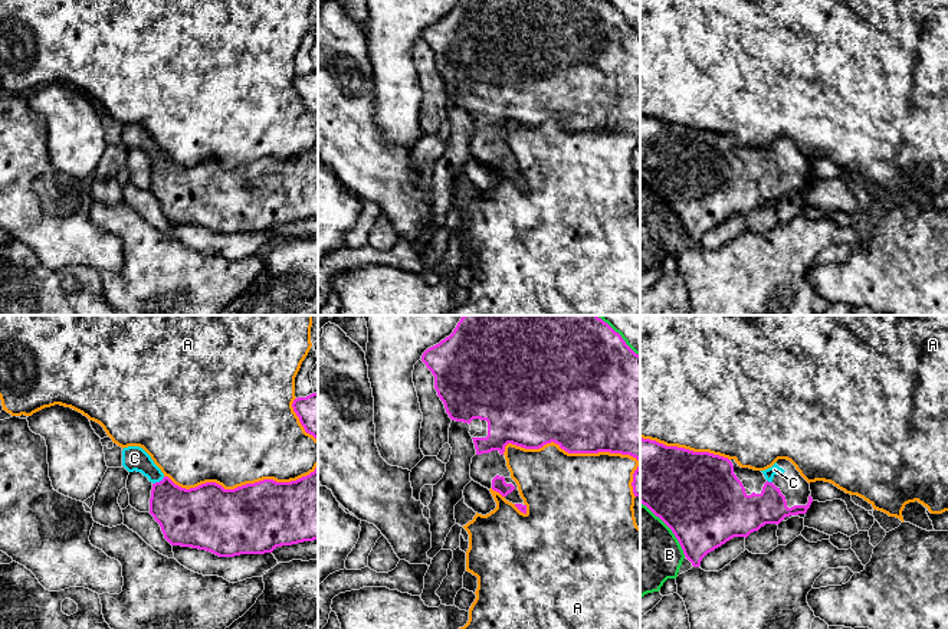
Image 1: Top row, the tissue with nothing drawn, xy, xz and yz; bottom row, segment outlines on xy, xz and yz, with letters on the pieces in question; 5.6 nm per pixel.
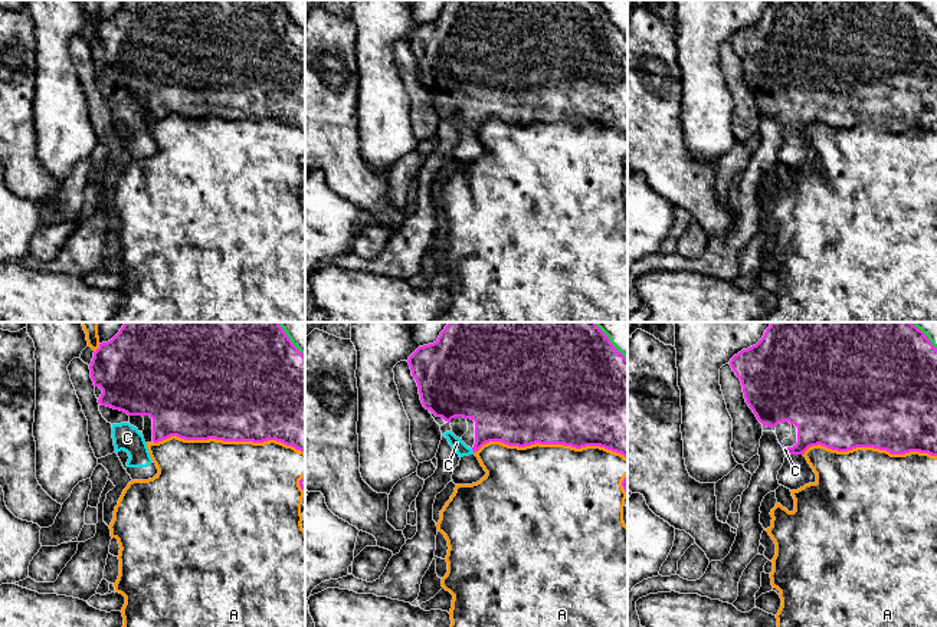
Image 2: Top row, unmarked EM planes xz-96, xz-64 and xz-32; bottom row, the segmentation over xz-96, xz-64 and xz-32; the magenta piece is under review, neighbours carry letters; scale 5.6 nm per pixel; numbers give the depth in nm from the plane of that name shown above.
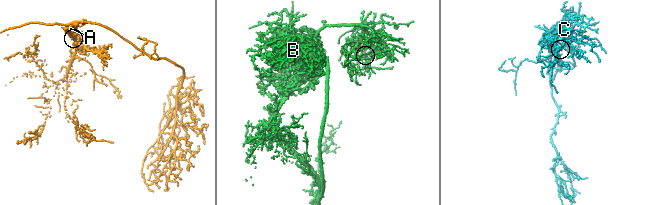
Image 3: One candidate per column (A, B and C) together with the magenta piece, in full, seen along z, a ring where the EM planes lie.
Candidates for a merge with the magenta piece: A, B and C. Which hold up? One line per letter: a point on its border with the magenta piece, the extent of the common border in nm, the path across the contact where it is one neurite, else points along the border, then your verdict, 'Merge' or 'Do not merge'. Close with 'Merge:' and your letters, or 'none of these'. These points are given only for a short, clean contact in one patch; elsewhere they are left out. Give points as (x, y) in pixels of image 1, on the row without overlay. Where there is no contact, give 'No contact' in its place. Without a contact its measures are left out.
A: Touches magenta at xz (587, 130). Shared border 800 nm. Do not merge
B: Touches magenta at yz (669, 205). Shared border 400 nm. Do not merge
C: Touches magenta at xy (160, 159). Shared border 80 nm. Path across: xy (186, 195), (166, 174), (160, 159), (134, 136). Merge
Merge: C

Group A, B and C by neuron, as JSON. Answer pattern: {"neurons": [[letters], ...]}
{"neurons": [["A"], ["B"], ["C"]]}

